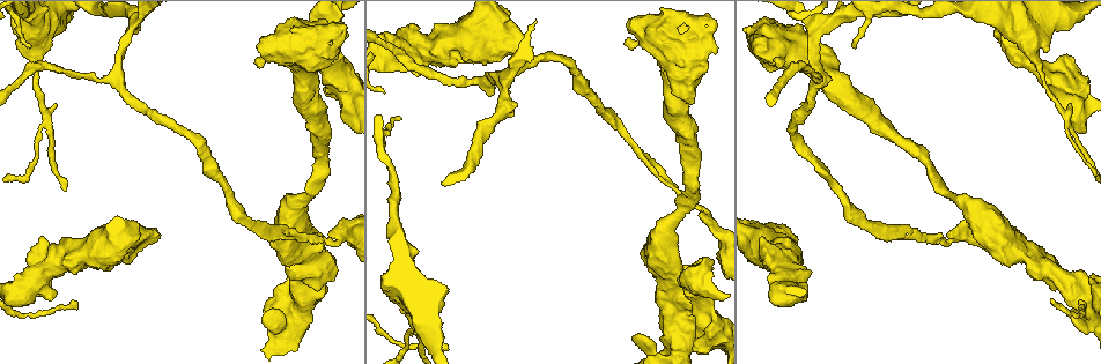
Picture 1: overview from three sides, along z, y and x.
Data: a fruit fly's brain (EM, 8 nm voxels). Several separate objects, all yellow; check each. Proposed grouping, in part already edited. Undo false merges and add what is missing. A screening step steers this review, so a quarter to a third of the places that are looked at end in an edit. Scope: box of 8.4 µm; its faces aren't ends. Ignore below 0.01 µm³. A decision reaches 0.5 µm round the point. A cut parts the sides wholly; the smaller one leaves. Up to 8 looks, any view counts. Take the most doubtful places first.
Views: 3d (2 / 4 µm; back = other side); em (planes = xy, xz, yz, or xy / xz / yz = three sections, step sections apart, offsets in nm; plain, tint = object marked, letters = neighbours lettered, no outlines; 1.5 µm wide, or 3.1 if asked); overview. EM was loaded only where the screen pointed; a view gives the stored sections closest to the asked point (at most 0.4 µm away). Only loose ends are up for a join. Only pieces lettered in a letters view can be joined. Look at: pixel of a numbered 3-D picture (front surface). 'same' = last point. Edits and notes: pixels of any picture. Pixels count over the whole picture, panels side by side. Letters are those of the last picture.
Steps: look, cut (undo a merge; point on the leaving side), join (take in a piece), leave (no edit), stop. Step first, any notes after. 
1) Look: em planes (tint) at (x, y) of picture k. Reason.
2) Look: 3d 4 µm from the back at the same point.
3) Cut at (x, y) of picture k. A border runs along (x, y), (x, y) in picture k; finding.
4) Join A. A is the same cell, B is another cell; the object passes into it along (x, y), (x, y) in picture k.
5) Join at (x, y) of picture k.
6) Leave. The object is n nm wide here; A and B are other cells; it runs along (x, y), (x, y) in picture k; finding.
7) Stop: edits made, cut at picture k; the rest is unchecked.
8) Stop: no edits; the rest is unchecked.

Look: 3d 2 µm at (255, 60) of picture 1. Thick end.

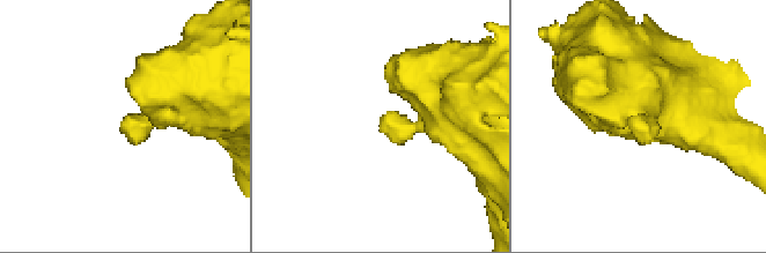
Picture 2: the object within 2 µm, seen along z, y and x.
Look: em planes (tint) at (628, 127) of picture 2.

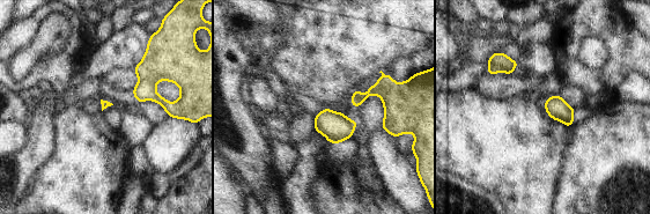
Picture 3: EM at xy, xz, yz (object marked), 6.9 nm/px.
Look: em planes (letters) at the same point.

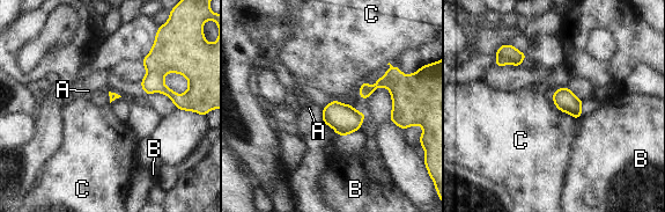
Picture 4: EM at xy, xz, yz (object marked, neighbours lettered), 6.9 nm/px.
Leave. The longest contact is with C, 190 nm; A, B and C are other cells; none of them fits.

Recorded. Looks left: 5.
Look: em planes (letters) at (496, 78) of picture 1. Three-way junction.

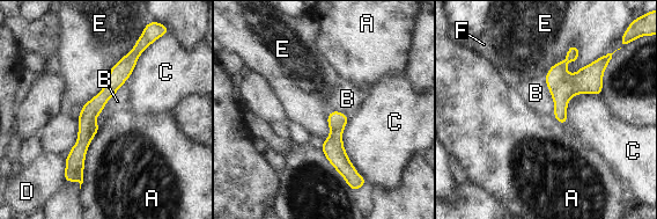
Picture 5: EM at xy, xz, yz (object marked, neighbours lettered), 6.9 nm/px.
Leave. A, B, C, D, E and F are other cells; it runs along (134, 52), (89, 111), (79, 175) in picture 5; continuous, no second neuron.

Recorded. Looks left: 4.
Look: em planes (plain) at (413, 331) of picture 1.

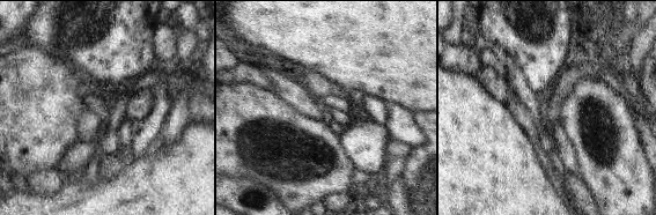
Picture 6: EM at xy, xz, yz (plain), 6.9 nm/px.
Look: em planes (tint) at the same point. Where the object lies.

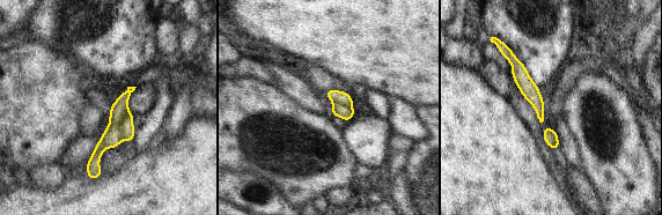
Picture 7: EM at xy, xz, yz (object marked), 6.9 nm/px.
Look: em planes (letters) at the same point. What lies round it.

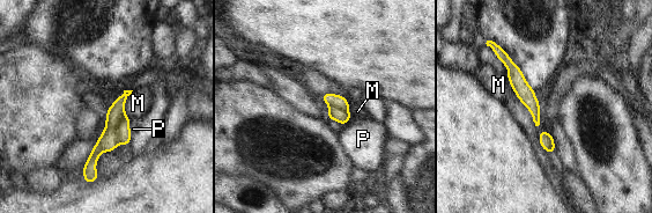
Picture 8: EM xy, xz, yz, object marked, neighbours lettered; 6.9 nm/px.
Cut at (108, 141) of picture 8. The object is 100 nm wide here; M and P are other cells; the part that leaves runs along (126, 93), (90, 177) in picture 8; a second neuron is stuck on.

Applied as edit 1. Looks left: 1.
Stop: edits made, cut at picture 8; the rest is unchecked.

